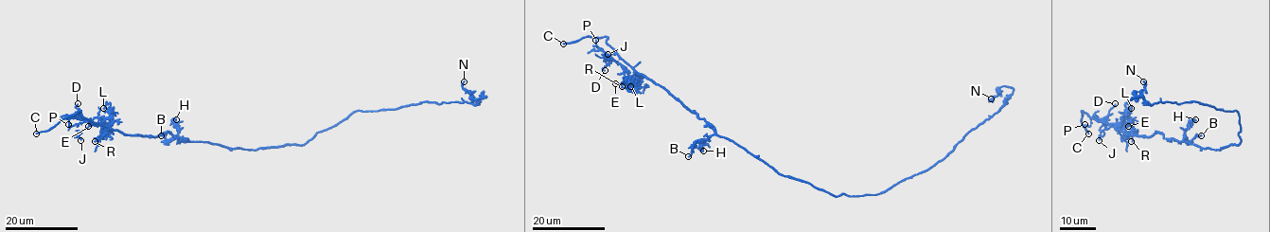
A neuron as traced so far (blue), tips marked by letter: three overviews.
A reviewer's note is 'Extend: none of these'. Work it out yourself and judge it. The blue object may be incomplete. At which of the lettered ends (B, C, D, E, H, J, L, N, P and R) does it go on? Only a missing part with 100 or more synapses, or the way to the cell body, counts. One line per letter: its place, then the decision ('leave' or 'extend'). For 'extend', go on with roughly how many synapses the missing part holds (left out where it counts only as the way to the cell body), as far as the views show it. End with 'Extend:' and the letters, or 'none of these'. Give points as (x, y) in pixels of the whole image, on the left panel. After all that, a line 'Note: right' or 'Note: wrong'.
B: at (161, 135); leave
C: at (36, 133); extend
D: at (78, 103); leave
E: at (88, 126); leave
H: at (176, 119); leave
J: at (80, 140); leave
L: at (103, 108); leave
N: at (464, 81); leave
P: at (68, 124); leave
R: at (95, 141); leave
Extend: C
Note: wrong

